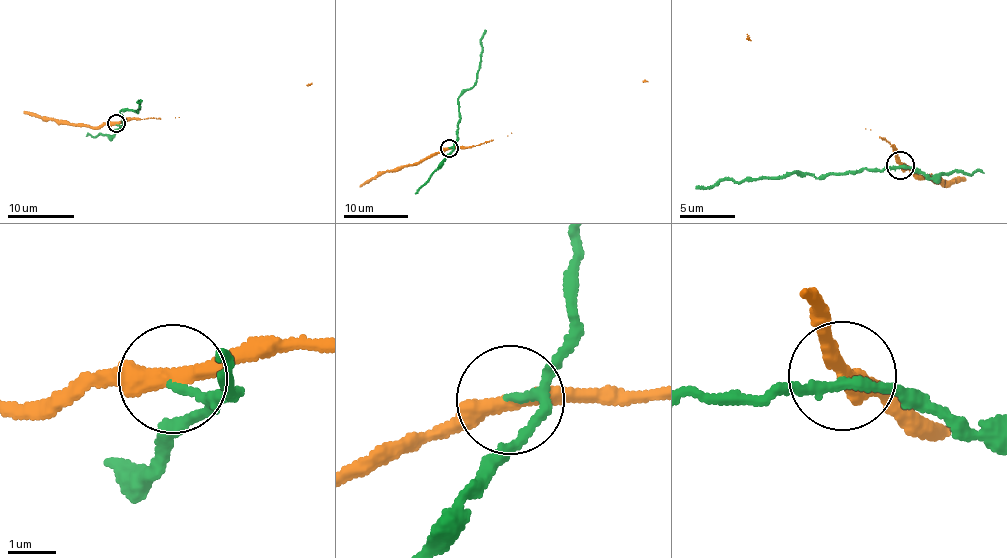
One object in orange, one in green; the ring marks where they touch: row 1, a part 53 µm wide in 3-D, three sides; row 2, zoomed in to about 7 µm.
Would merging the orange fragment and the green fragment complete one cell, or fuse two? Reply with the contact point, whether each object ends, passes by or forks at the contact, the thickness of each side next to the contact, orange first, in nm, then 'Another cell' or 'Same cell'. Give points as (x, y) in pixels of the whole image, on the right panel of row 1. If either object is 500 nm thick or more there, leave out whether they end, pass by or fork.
Place: (900, 165). At the ring orange passes by. At the ring green passes by. Thickness 320 nm (orange) against 140 nm. Another cell

